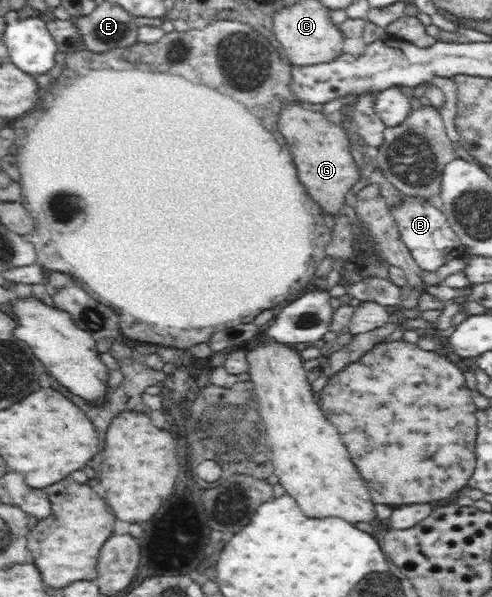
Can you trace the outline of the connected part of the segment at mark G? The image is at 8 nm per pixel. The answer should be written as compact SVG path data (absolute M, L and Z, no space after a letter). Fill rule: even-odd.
M299 103L288 104L278 117L278 128L290 144L290 153L294 156L294 164L298 168L298 178L308 194L322 210L333 218L342 213L346 194L361 178L358 169L360 160L352 144L348 142L348 134L341 124L334 124L322 114L304 110ZM298 122L298 124L296 124ZM330 124L330 126L328 126Z

